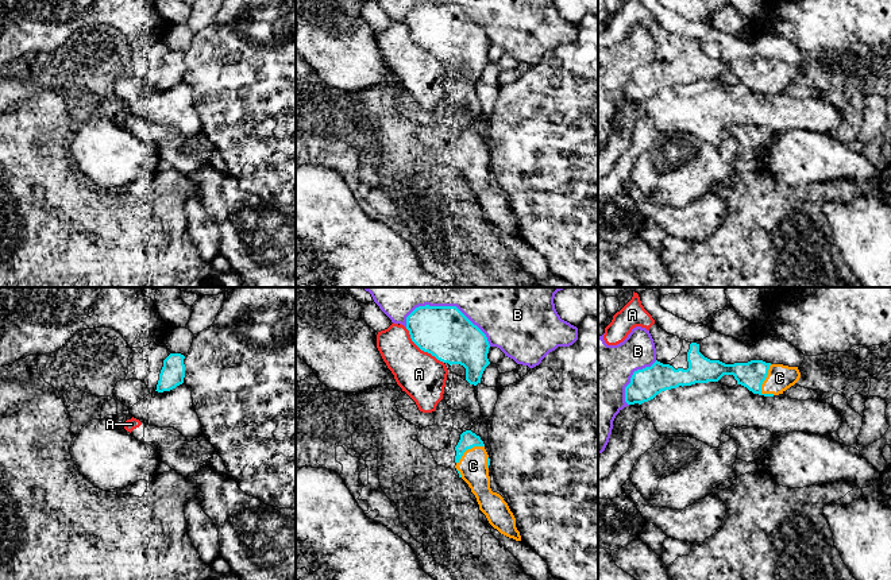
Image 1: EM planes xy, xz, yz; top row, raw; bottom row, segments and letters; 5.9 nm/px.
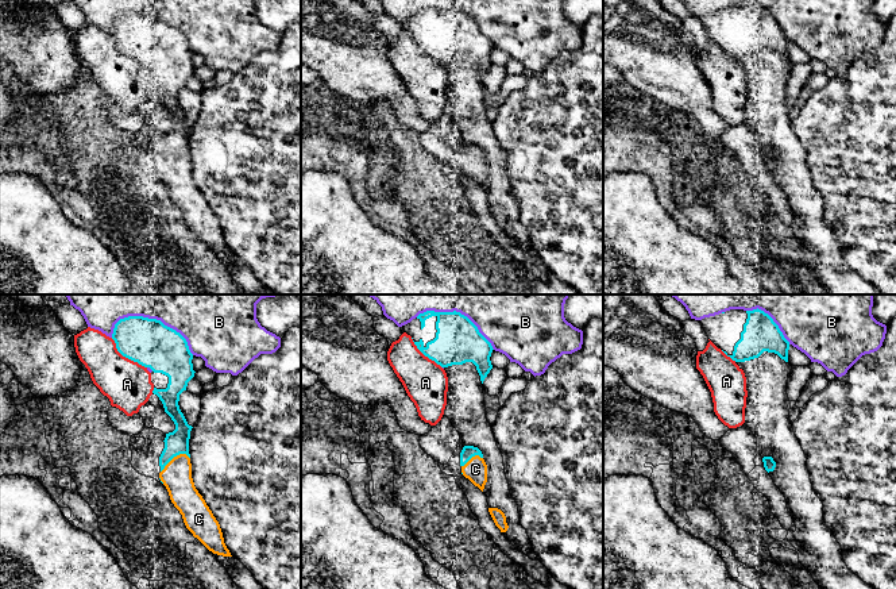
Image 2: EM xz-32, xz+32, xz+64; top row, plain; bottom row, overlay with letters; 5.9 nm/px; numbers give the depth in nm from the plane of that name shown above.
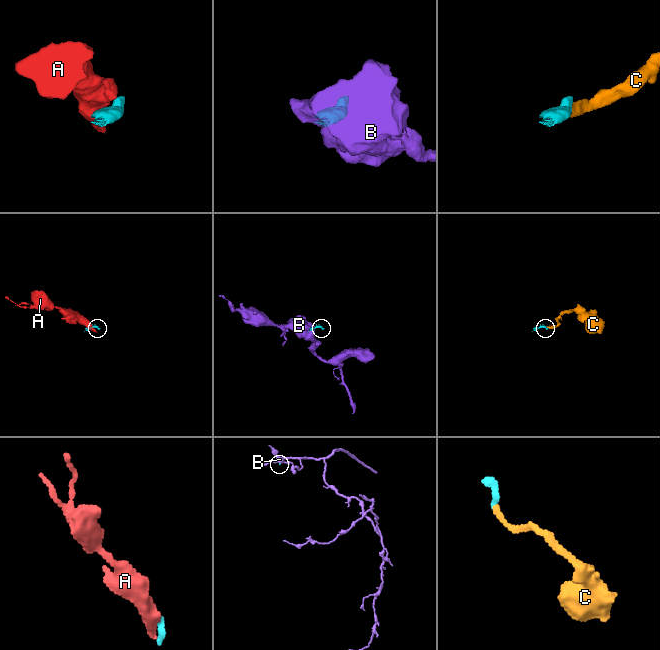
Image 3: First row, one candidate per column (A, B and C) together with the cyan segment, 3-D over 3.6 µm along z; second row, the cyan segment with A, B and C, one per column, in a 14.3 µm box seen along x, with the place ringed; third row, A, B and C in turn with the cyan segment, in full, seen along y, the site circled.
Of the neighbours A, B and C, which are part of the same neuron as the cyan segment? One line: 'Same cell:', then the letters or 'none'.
Same cell: C

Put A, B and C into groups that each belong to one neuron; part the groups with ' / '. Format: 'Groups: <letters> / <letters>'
Groups: A / B / C

